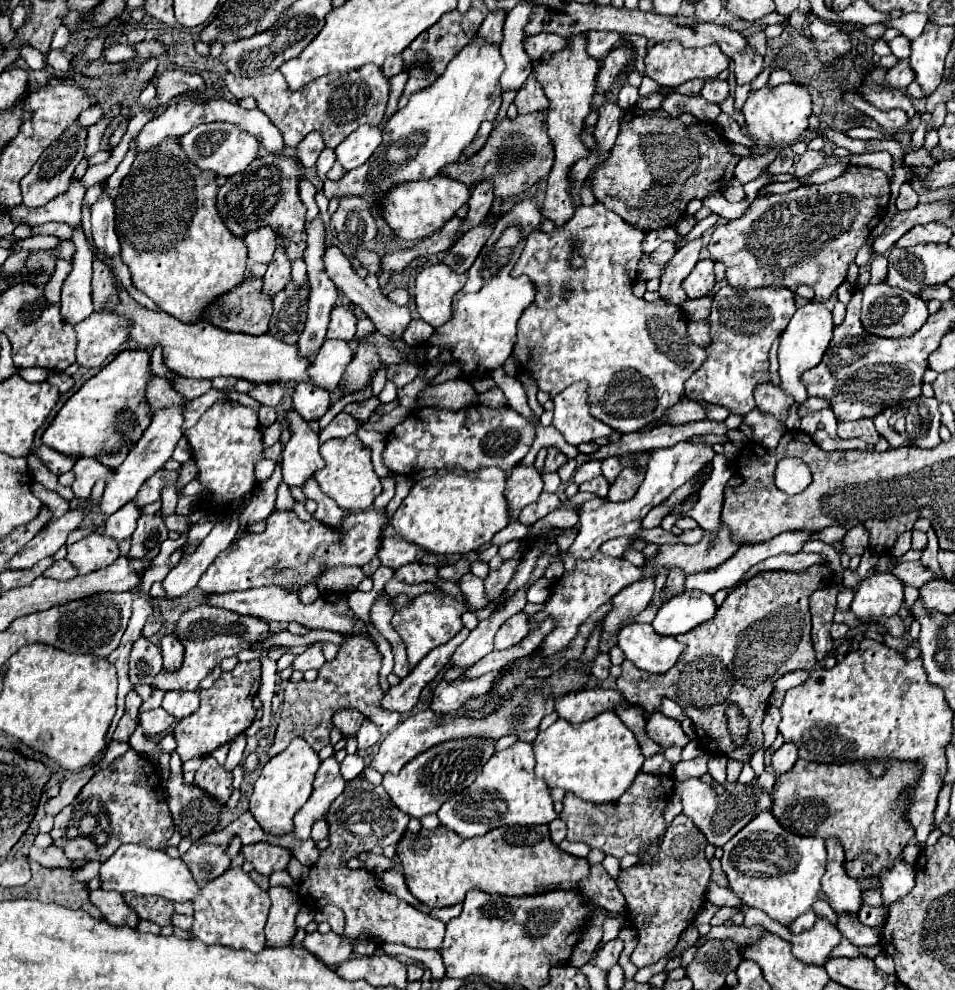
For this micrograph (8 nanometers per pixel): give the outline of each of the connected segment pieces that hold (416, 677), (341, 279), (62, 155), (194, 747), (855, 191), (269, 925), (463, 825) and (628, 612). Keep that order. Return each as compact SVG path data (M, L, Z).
M462 628L462 632L458 636L454 636L448 644L438 646L432 652L428 652L420 660L420 664L406 678L400 680L398 686L390 686L388 688L388 692L382 698L384 708L388 708L392 712L400 712L400 714L402 712L410 712L416 706L418 696L424 690L424 686L430 684L436 678L436 674L450 660L452 652L458 648L458 644L468 638L468 634L470 634L470 630Z
M328 246L326 248L326 254L324 254L324 266L326 266L326 274L332 278L332 282L336 284L338 290L342 290L350 302L354 302L356 306L360 306L360 310L374 322L376 330L380 334L384 334L386 338L392 338L392 340L402 340L404 336L404 330L408 328L412 316L410 316L410 310L408 306L398 306L398 304L392 304L382 292L380 292L380 286L378 286L378 276L376 274L368 274L364 278L360 278L348 258L340 252L340 248L336 246Z
M74 120L74 124L70 124L64 130L64 134L44 150L44 154L38 158L34 168L22 178L20 186L22 186L24 204L28 208L40 208L46 206L52 198L64 194L70 186L70 176L74 168L84 158L84 150L86 150L86 128L78 120Z
M250 660L250 662L238 662L232 672L222 672L220 678L208 690L200 690L198 710L174 726L176 752L182 758L182 762L196 756L200 758L208 756L214 748L242 734L256 718L252 700L258 694L258 688L260 688L260 662Z
M852 164L846 174L826 184L806 184L788 194L772 194L768 198L758 196L738 220L732 220L714 230L708 250L712 260L726 264L726 280L730 286L752 290L782 284L794 292L800 284L808 284L816 292L814 300L824 302L846 280L846 270L854 262L858 248L864 244L880 218L886 216L888 194L890 178L882 170Z
M270 888L268 894L272 898L272 908L266 922L266 946L290 946L296 934L294 916L300 910L300 898L288 888Z
M518 740L510 748L496 752L472 786L442 804L438 818L446 828L454 830L462 838L474 838L498 826L552 822L556 812L552 808L550 788L534 776L532 744Z
M648 576L648 580L630 584L628 588L624 588L624 592L618 592L612 598L614 610L608 614L608 618L604 622L602 638L608 640L616 632L616 628L622 624L622 620L638 616L648 606L648 602L652 600L654 588L656 588L654 586L654 576Z

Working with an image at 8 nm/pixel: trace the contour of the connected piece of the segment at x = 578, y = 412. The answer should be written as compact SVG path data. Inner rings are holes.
M576 382L554 398L554 422L552 426L558 428L566 442L578 446L582 442L592 442L602 436L610 436L614 430L596 420L588 410L588 384Z

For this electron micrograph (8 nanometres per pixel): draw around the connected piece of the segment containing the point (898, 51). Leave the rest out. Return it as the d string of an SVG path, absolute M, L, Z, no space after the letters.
M900 35L888 42L892 53L899 59L909 58L911 54L910 40L904 35Z

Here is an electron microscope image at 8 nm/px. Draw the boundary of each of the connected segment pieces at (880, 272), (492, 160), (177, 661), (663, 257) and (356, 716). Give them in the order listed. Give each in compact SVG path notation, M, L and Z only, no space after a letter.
M876 256L872 262L870 262L870 272L872 272L872 284L878 284L878 282L882 282L884 280L884 276L886 276L886 266L888 264L888 260L886 260L886 256Z
M540 112L526 116L518 114L514 120L504 118L502 122L496 122L494 132L490 134L484 148L476 152L476 156L470 156L464 162L448 164L448 168L444 168L442 174L450 176L452 180L456 178L468 184L470 188L474 188L476 182L480 180L492 180L494 196L500 200L526 192L532 184L536 184L542 176L550 172L554 162L554 146L548 140L546 128L538 128L538 124L540 124Z
M168 634L162 638L162 658L164 658L164 668L176 672L182 664L184 658L184 648L180 648L180 640L176 636Z
M664 242L664 244L660 244L660 246L650 254L650 260L652 260L654 264L666 264L672 256L674 256L674 244L672 244L672 242Z
M344 708L344 710L336 712L336 716L332 716L332 724L338 730L342 730L344 736L356 734L362 726L362 720L364 720L364 716L360 712L356 712L354 708Z

